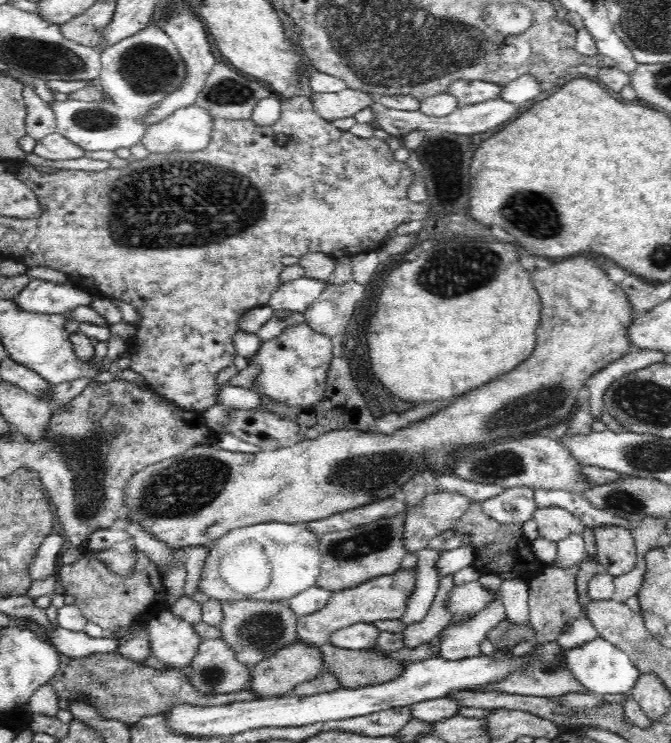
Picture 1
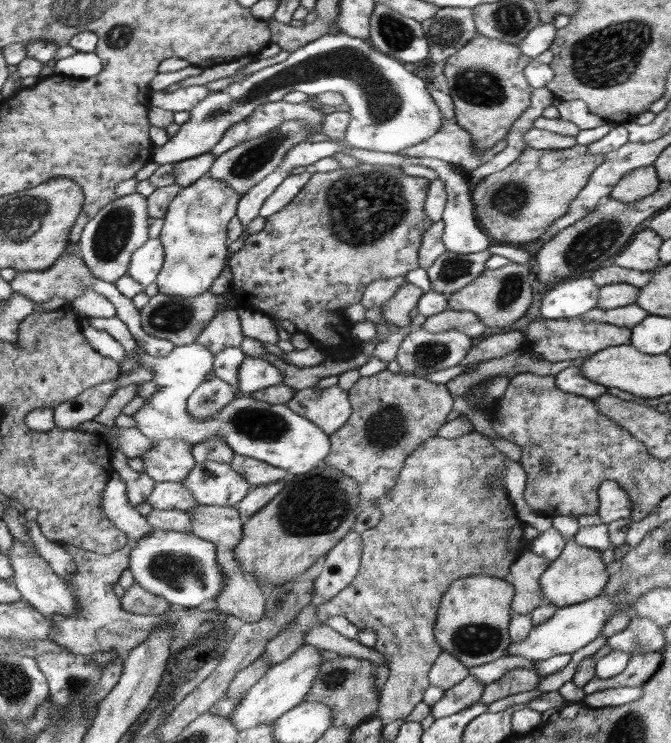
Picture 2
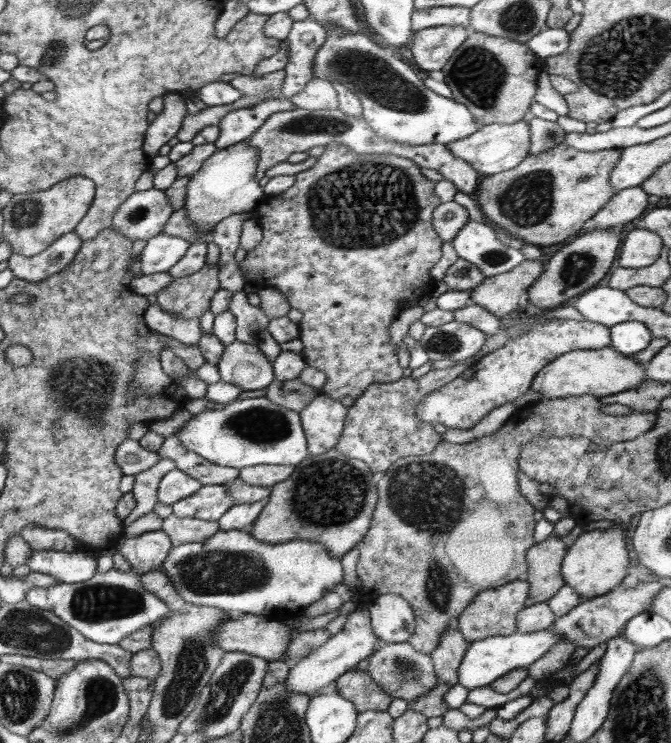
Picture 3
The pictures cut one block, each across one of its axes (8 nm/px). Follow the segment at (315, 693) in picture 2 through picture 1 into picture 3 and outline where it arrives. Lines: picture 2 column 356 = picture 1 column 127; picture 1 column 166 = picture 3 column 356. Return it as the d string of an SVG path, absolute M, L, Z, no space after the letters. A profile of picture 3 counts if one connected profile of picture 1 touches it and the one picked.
M355 669L337 680L338 694L349 699L358 713L376 710L388 712L393 698L382 690L366 671Z

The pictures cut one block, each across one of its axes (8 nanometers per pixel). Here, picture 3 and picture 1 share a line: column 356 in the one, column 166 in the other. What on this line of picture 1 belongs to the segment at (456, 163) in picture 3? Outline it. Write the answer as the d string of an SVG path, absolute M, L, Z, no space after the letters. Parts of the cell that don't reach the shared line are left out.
M190 105L151 125L141 143L150 153L197 152L208 146L212 122L206 109Z

